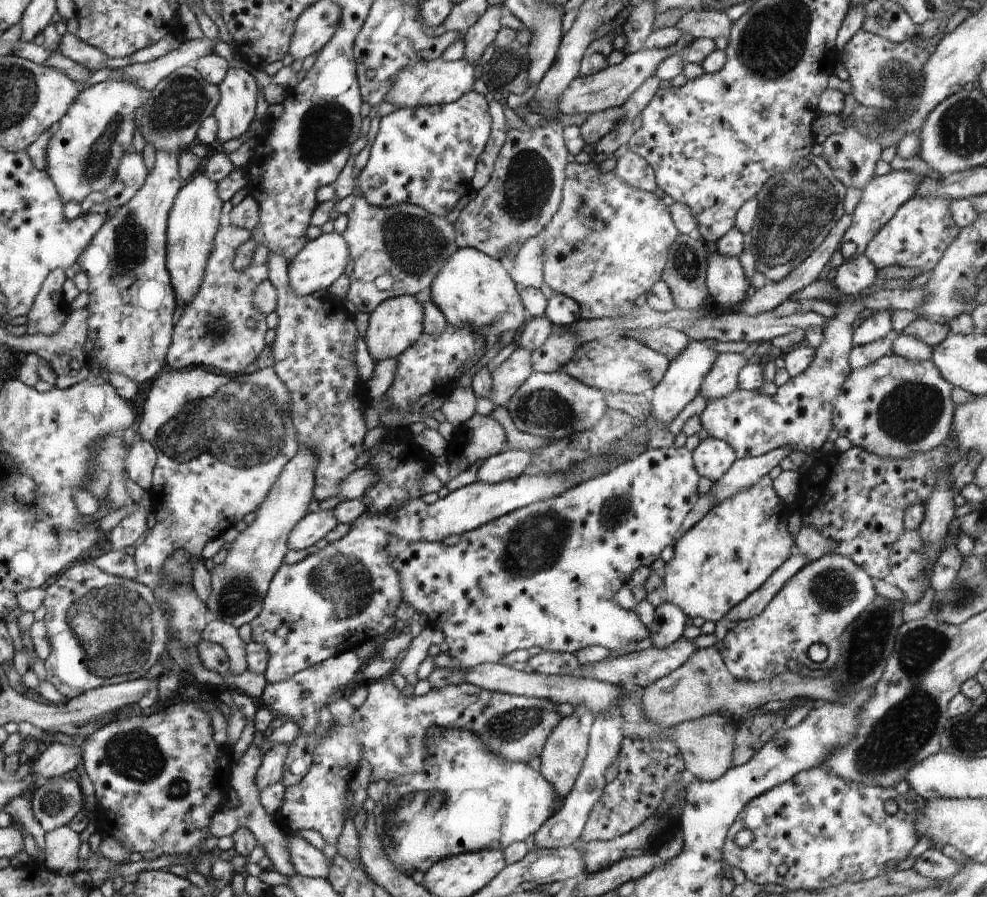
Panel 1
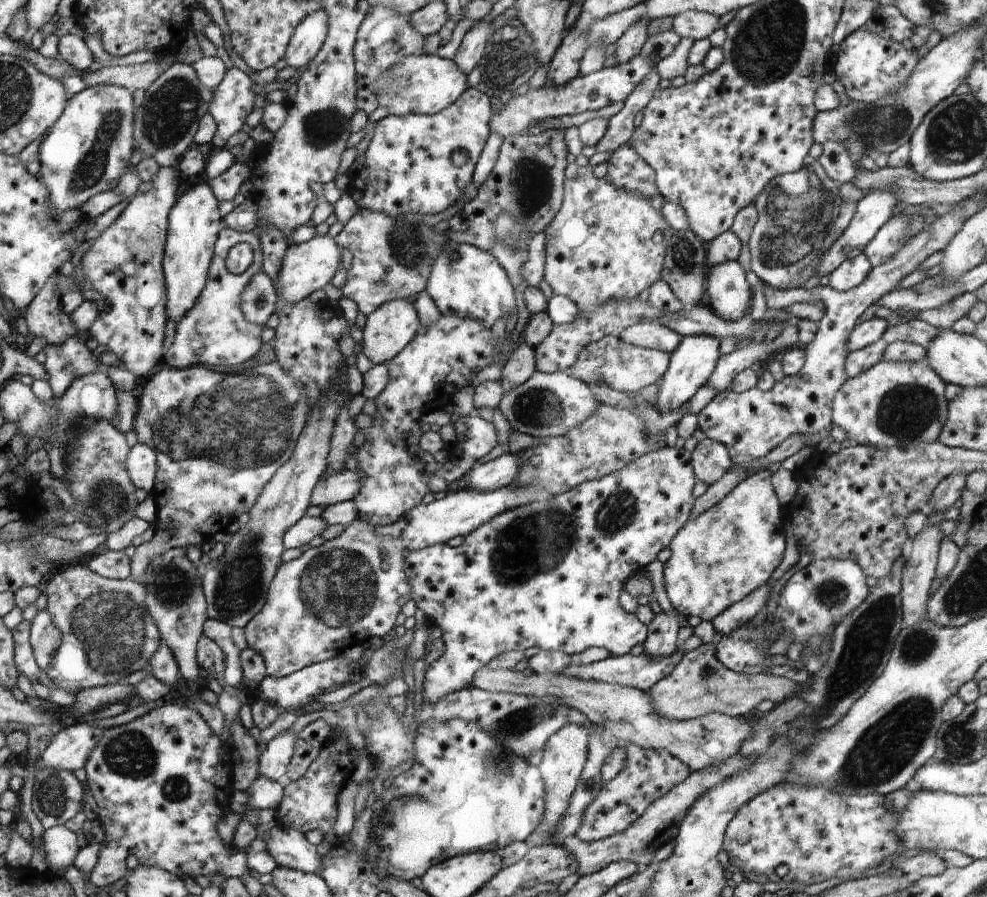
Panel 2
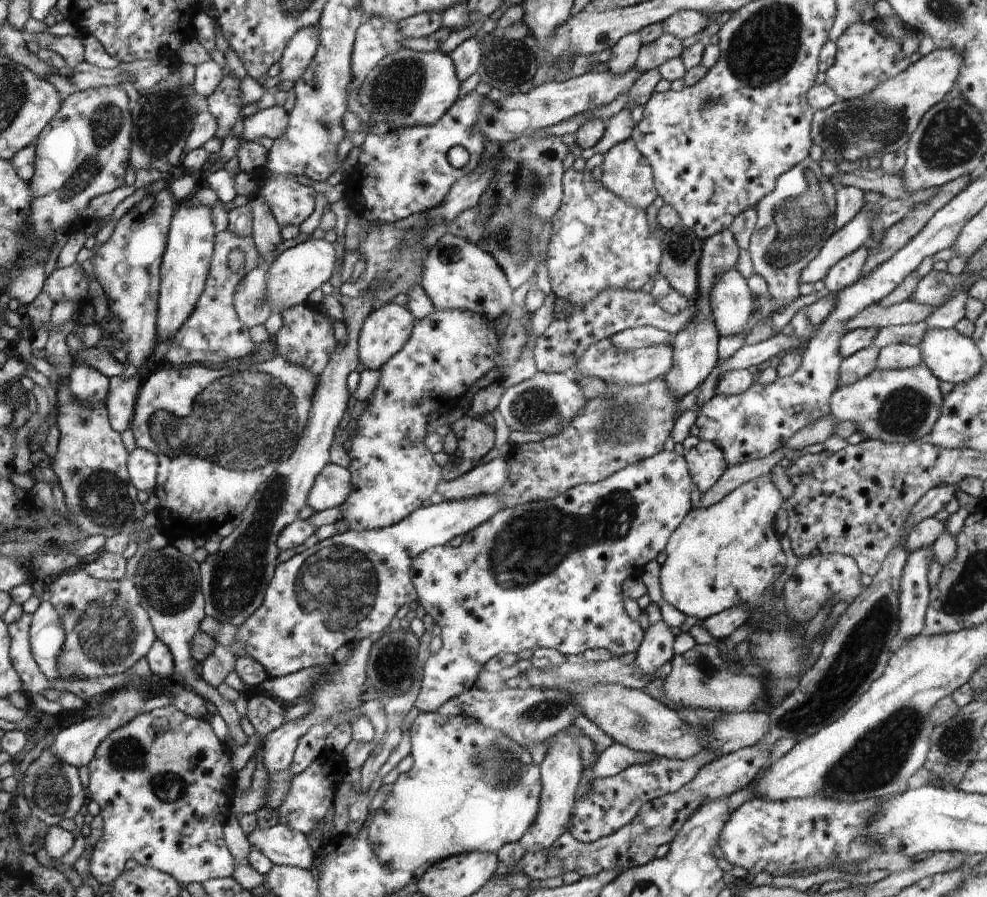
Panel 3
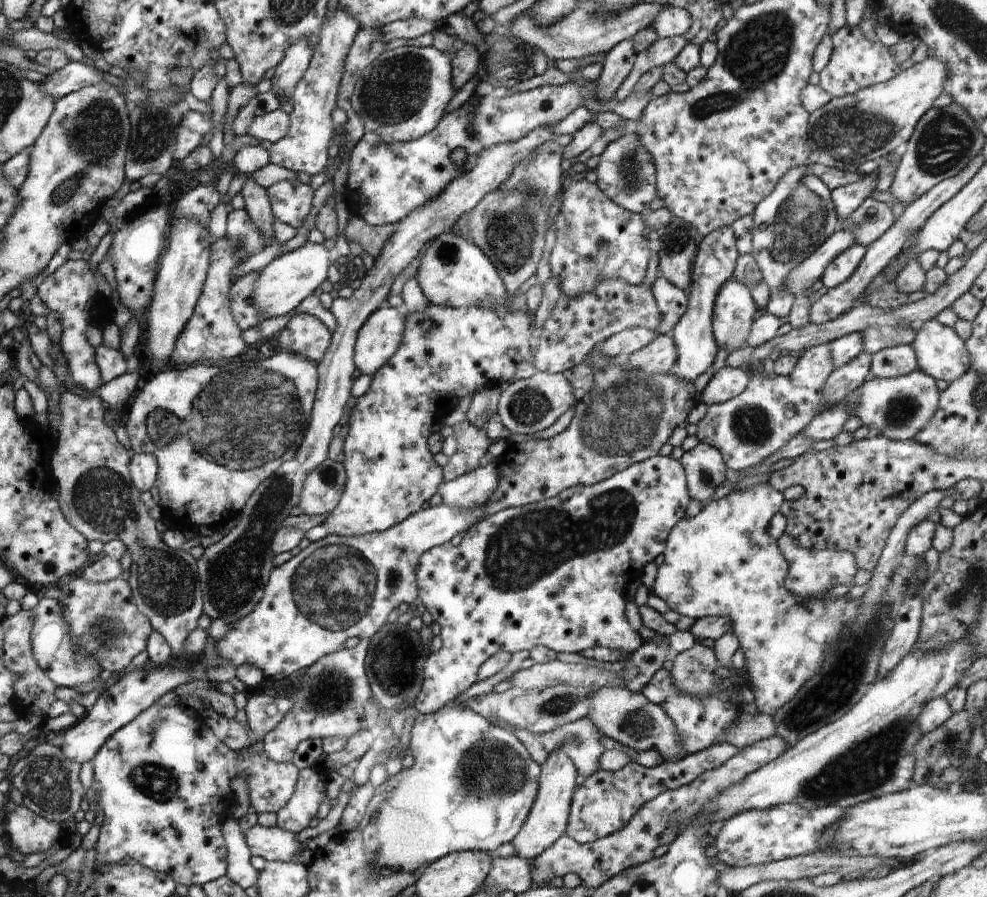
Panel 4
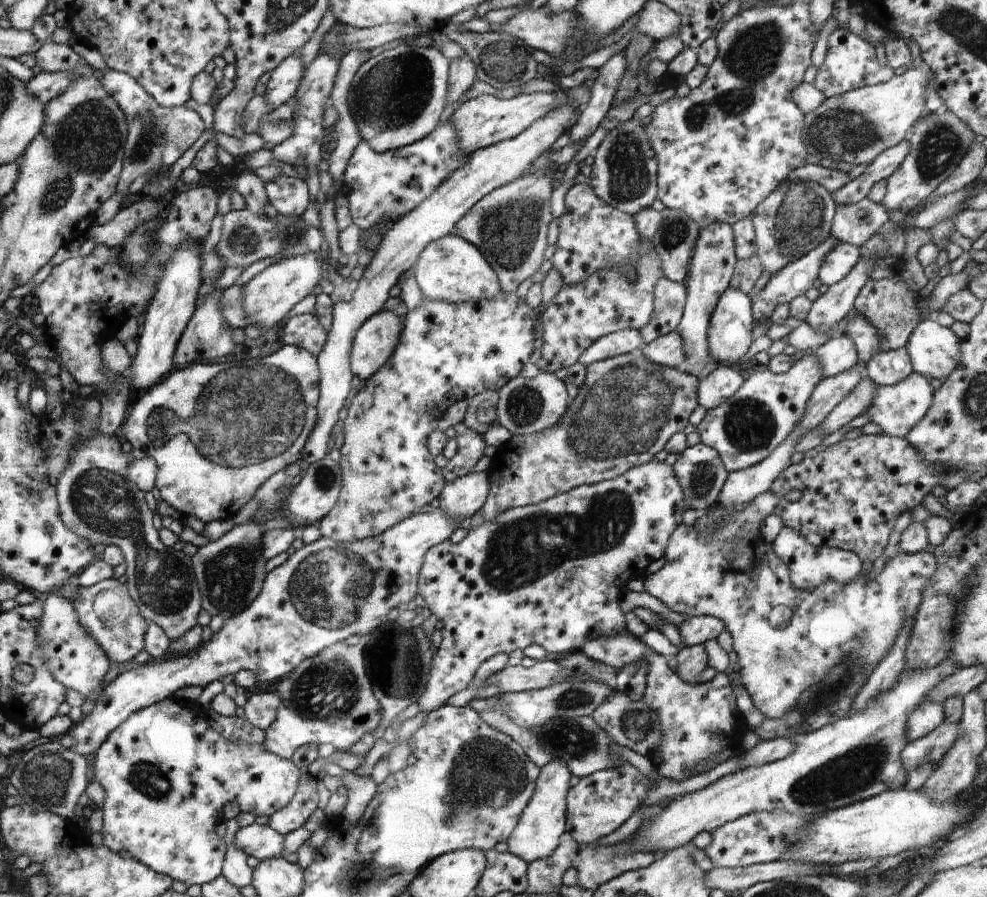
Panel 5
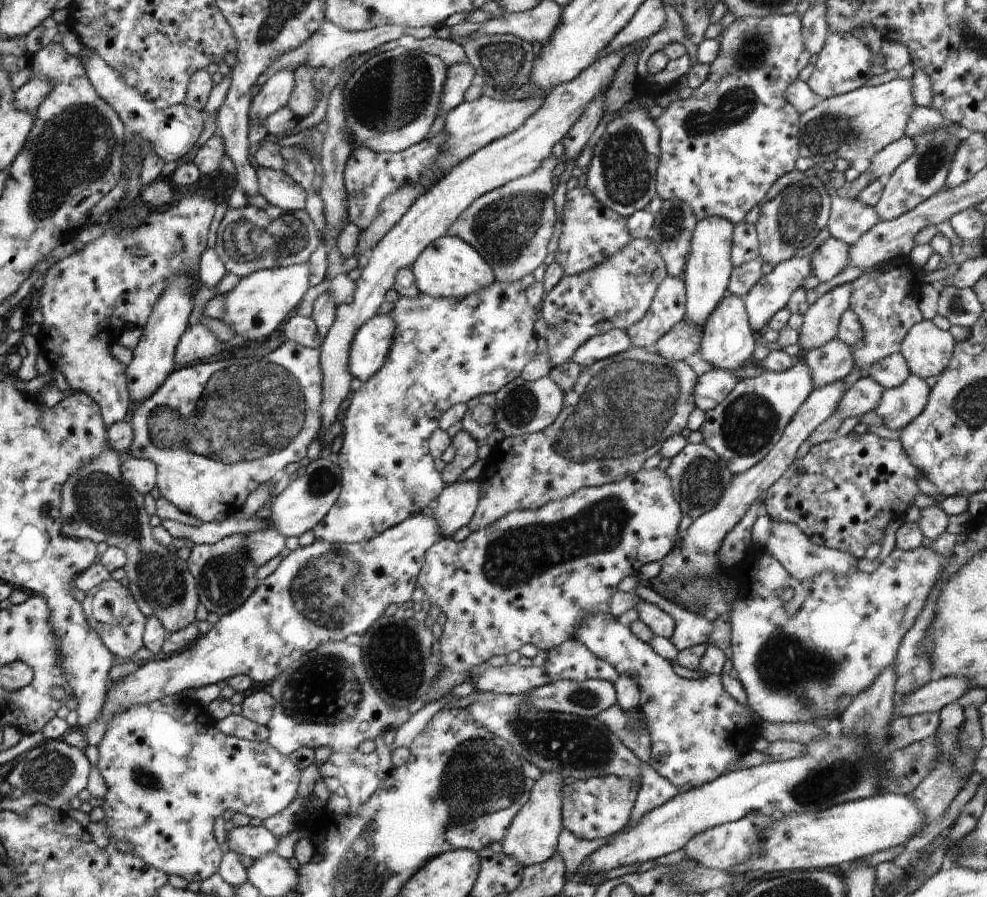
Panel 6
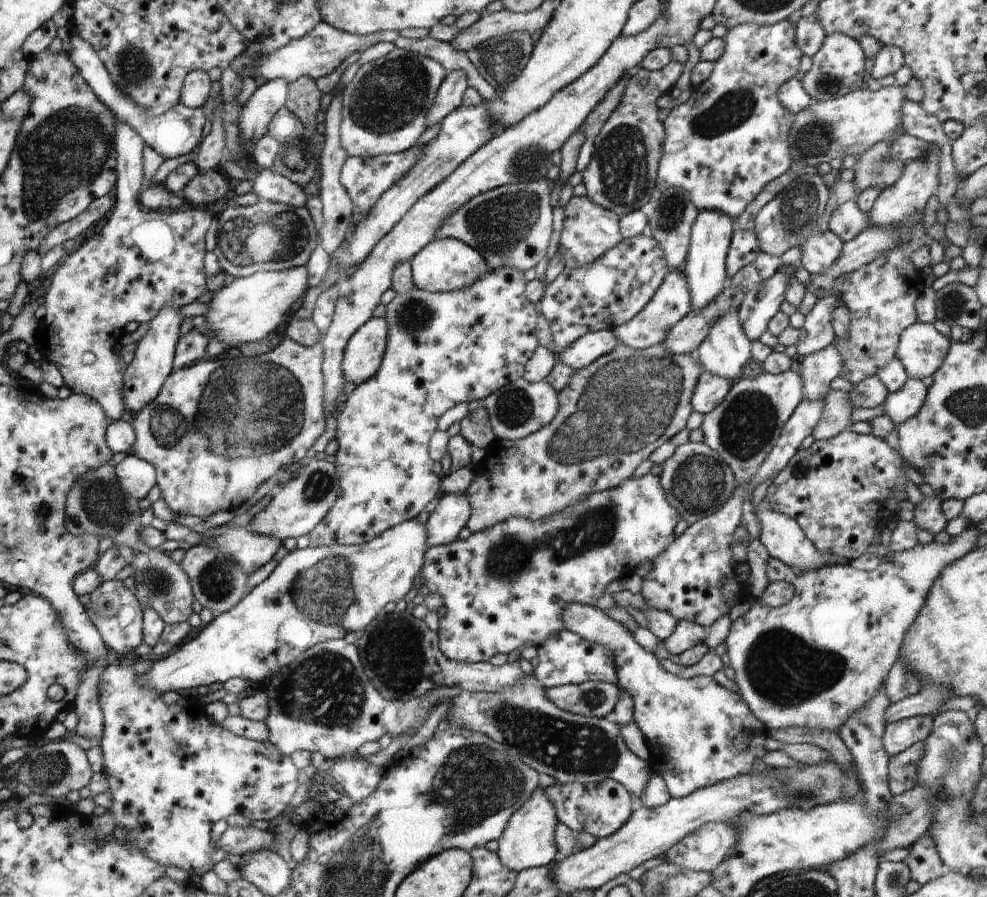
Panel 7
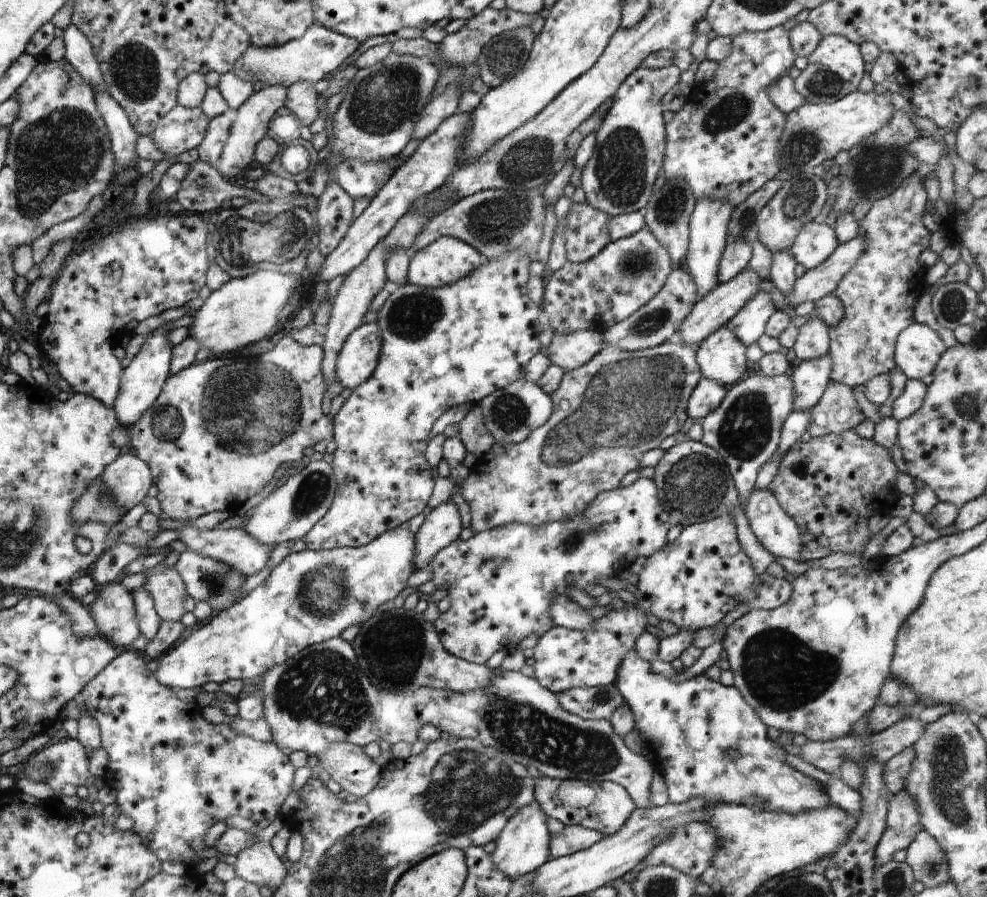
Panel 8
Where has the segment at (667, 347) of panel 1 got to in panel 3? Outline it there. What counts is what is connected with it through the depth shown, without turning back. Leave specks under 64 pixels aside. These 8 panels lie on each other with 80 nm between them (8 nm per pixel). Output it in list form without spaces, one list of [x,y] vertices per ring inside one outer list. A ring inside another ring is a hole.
[[[636,326],[628,328],[618,335],[612,336],[611,340],[617,345],[618,350],[637,350],[638,348],[662,346],[673,344],[673,335],[654,328],[654,326]]]

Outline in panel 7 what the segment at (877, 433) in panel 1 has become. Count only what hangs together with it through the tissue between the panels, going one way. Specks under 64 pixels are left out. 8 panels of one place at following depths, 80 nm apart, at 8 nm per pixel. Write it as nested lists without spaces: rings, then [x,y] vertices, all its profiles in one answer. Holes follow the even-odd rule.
[[[909,378],[905,385],[895,393],[890,393],[885,400],[886,415],[898,426],[914,416],[924,404],[927,387],[921,380]]]

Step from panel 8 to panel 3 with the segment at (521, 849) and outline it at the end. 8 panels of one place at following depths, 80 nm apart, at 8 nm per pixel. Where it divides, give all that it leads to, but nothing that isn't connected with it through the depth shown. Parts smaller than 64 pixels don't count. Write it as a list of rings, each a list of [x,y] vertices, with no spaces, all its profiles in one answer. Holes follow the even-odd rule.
[[[561,731],[550,742],[549,753],[545,761],[539,765],[541,770],[542,794],[540,808],[530,824],[530,830],[520,838],[519,844],[528,852],[545,851],[570,830],[570,822],[577,803],[577,788],[580,786],[585,760],[578,749],[578,740],[570,736],[570,732]]]

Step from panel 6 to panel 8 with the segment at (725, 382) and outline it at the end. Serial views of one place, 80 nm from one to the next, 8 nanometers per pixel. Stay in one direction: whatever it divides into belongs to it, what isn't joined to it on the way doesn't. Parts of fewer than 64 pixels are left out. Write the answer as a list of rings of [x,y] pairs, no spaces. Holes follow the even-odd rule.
[[[702,377],[693,388],[687,402],[687,416],[694,421],[701,421],[720,406],[722,399],[726,396],[727,389],[719,382]]]

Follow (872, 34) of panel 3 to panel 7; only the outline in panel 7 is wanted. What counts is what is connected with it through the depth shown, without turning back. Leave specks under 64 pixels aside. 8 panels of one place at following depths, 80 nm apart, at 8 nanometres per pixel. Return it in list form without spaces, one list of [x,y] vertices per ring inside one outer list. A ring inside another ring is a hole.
[[[842,33],[826,35],[822,46],[813,56],[810,70],[804,73],[802,80],[799,80],[800,84],[815,102],[844,96],[860,88],[868,80],[864,60],[866,57],[858,40]]]

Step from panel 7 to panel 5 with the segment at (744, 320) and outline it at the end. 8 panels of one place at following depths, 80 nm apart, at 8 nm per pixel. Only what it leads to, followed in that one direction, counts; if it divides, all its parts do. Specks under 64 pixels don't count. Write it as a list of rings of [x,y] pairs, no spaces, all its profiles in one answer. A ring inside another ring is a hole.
[[[830,236],[818,248],[808,252],[806,256],[794,260],[792,264],[788,264],[780,272],[776,272],[768,280],[766,286],[754,298],[751,298],[754,323],[769,320],[770,314],[776,306],[789,304],[794,298],[805,294],[813,287],[824,256],[828,256],[828,252],[836,244],[840,244],[840,240]]]

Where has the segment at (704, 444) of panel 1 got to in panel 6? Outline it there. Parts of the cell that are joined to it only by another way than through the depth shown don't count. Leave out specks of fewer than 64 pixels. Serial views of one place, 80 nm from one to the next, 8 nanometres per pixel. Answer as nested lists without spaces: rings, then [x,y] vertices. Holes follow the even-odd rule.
[[[686,443],[686,446],[670,459],[670,465],[665,473],[670,479],[672,496],[680,505],[682,514],[688,514],[693,520],[718,504],[725,488],[733,479],[733,474],[728,470],[722,457],[704,443]]]

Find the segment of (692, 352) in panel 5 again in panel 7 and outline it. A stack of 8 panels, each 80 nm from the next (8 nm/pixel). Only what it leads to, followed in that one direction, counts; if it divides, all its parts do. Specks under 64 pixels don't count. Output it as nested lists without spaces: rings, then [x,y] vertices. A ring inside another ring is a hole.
[[[700,211],[691,226],[689,251],[684,264],[694,309],[708,307],[727,285],[725,260],[734,232],[734,222],[724,211]]]

